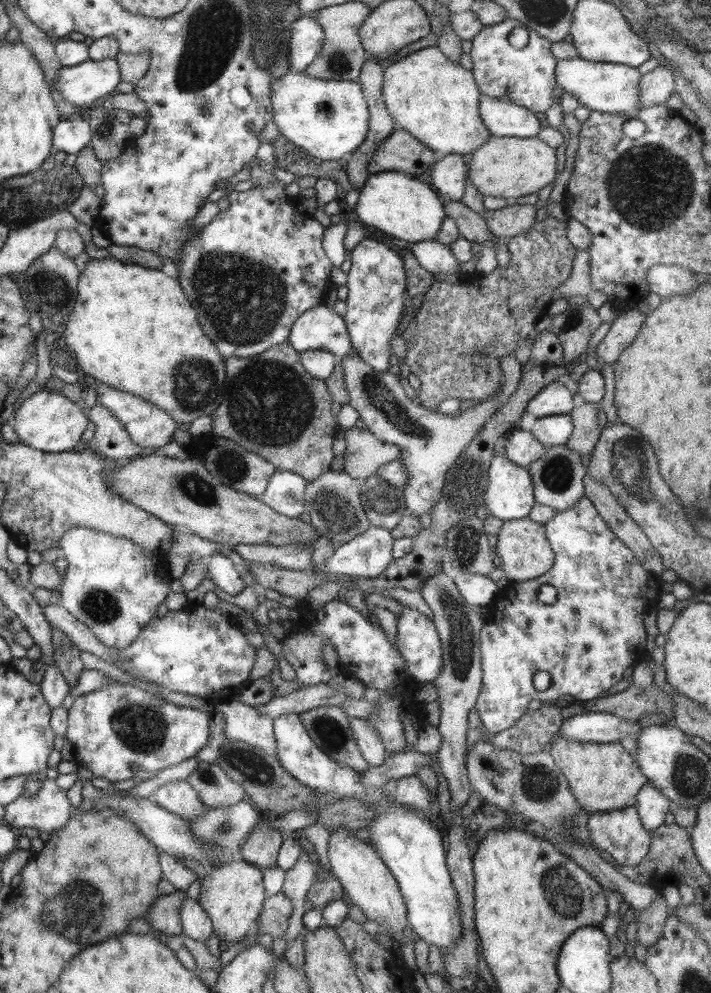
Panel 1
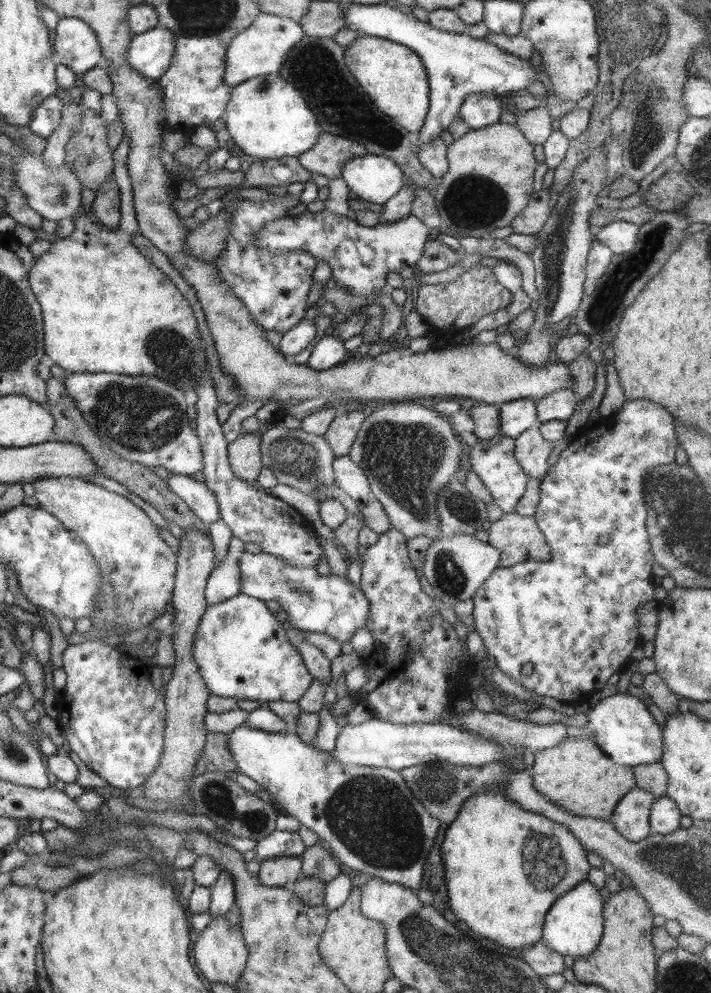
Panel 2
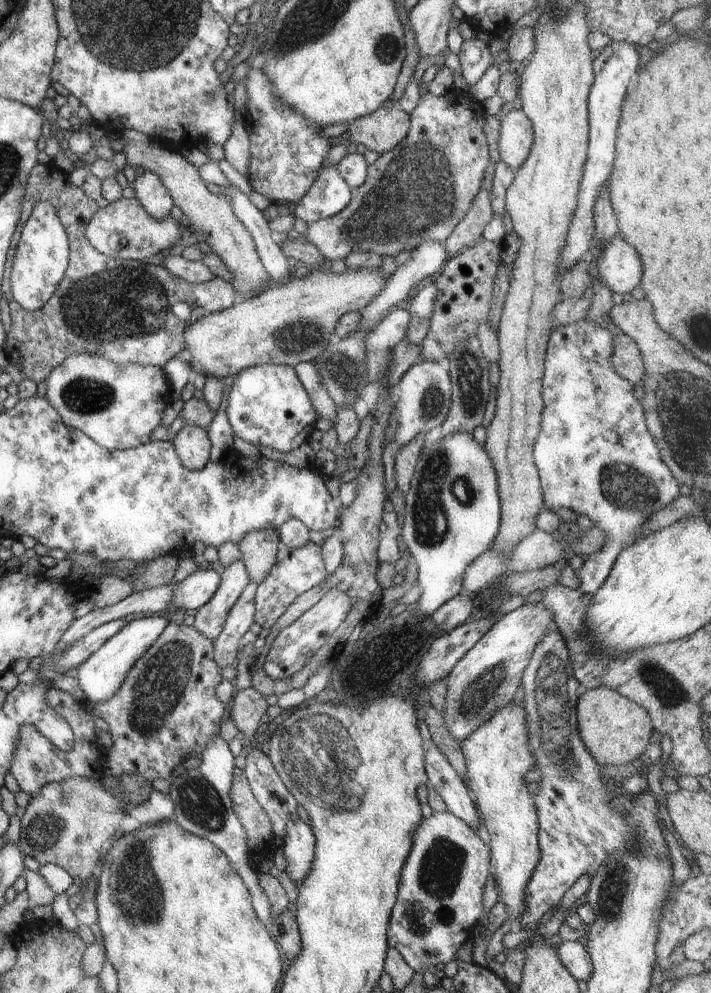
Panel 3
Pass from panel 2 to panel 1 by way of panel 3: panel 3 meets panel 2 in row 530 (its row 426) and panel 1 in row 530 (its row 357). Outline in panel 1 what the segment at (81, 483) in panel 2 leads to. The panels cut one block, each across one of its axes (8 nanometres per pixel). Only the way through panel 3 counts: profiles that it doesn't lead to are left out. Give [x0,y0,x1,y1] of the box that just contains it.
[58,526,171,649]

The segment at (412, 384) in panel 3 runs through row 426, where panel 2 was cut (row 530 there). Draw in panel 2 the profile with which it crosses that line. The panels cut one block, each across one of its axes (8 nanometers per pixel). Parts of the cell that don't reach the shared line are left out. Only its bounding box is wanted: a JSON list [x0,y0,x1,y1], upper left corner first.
[347,402,463,539]

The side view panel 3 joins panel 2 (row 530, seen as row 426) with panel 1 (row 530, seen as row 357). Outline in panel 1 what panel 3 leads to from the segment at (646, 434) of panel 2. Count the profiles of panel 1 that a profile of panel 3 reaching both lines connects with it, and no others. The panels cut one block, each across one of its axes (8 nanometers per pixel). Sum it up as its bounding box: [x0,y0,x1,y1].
[475,496,663,736]

